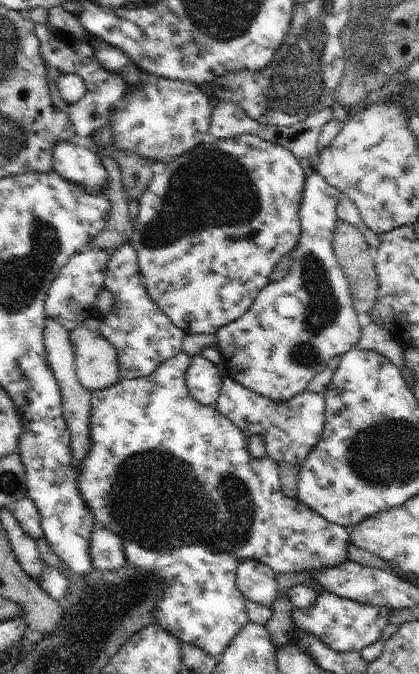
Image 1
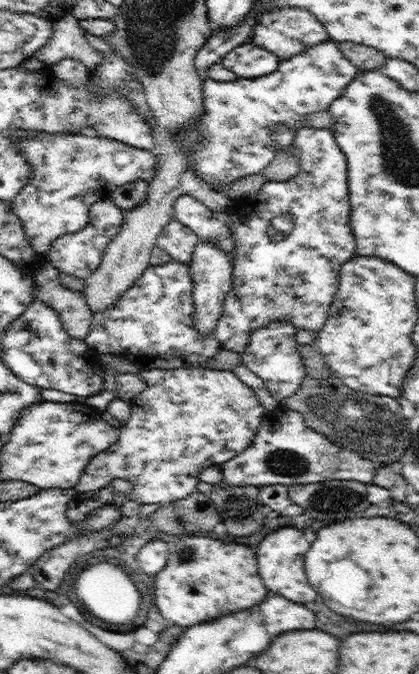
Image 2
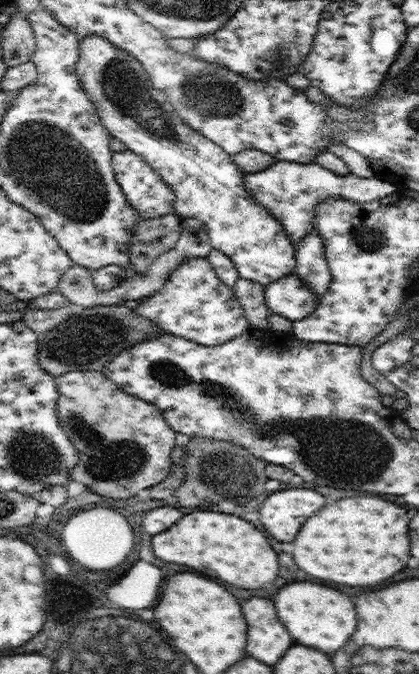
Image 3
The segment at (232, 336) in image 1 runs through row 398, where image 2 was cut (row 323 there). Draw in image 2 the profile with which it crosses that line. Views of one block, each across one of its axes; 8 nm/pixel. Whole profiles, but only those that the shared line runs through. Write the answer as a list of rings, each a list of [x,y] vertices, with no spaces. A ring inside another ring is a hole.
[[[275,320],[255,330],[246,350],[240,354],[243,364],[262,378],[270,394],[280,405],[300,388],[300,384],[307,377],[299,344],[295,341],[297,332],[297,328],[289,320]]]

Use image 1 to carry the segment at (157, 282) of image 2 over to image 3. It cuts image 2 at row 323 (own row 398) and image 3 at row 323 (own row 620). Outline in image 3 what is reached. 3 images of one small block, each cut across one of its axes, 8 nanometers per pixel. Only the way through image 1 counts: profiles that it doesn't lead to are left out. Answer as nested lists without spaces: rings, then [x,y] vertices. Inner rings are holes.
[[[188,257],[184,264],[178,265],[172,271],[169,282],[162,289],[141,300],[141,305],[136,309],[136,313],[151,320],[166,333],[181,336],[204,346],[215,347],[224,344],[227,340],[240,336],[250,328],[234,291],[220,280],[207,257]]]

